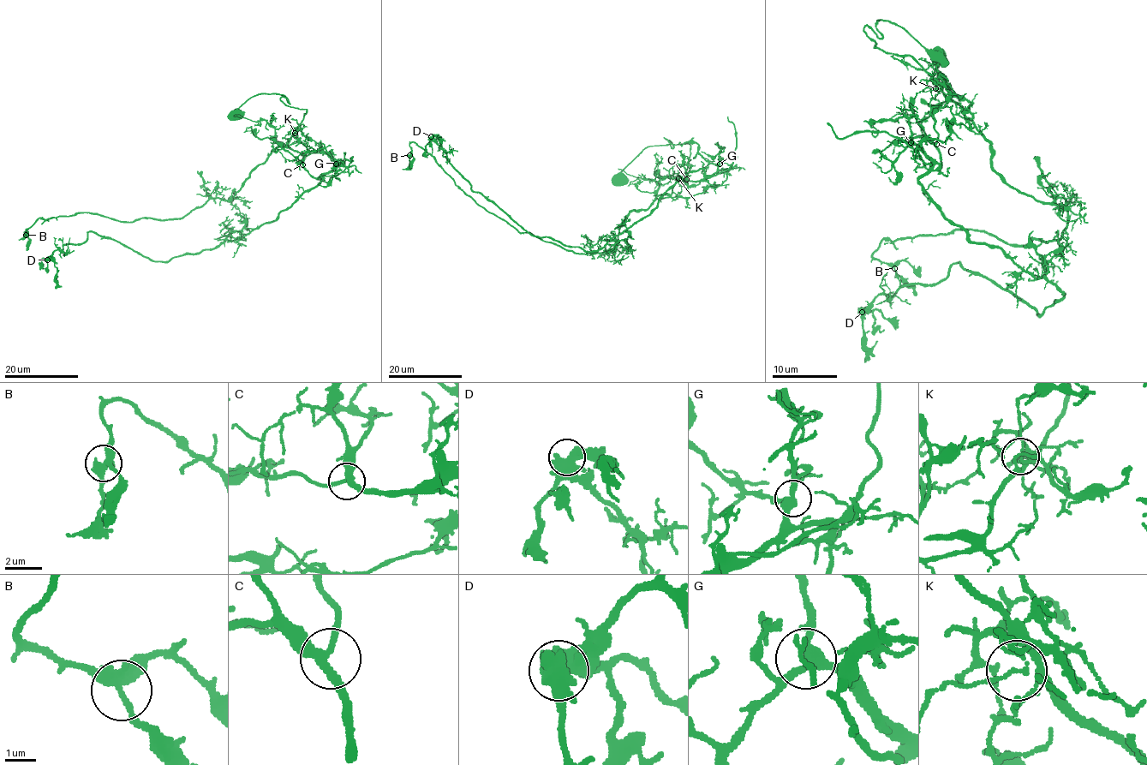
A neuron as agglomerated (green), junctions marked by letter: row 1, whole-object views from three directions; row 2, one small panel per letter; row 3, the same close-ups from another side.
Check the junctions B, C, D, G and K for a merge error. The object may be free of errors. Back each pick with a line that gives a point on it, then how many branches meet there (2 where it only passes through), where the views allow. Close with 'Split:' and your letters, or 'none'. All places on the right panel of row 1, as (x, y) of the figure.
K: Place: (935, 88). Branches: 2
Split: K

